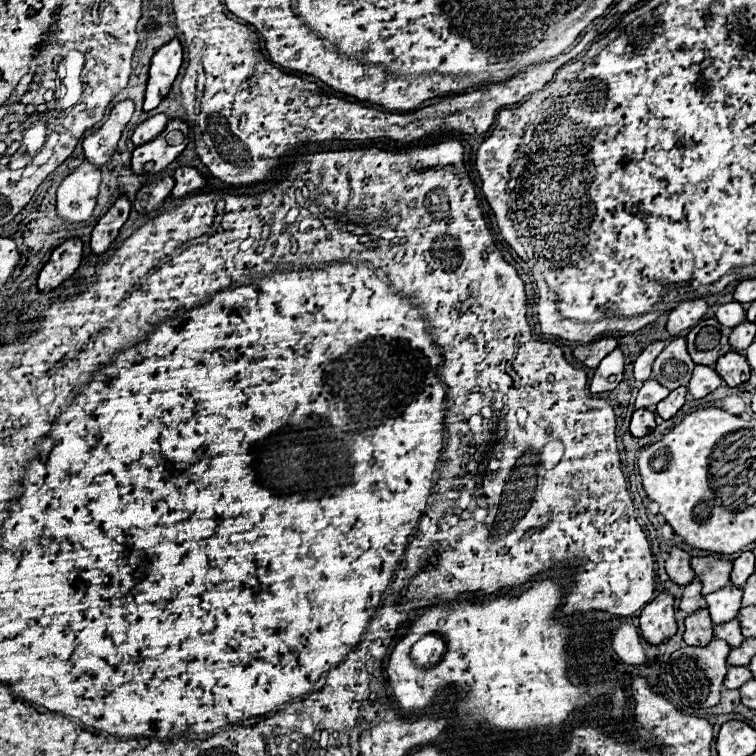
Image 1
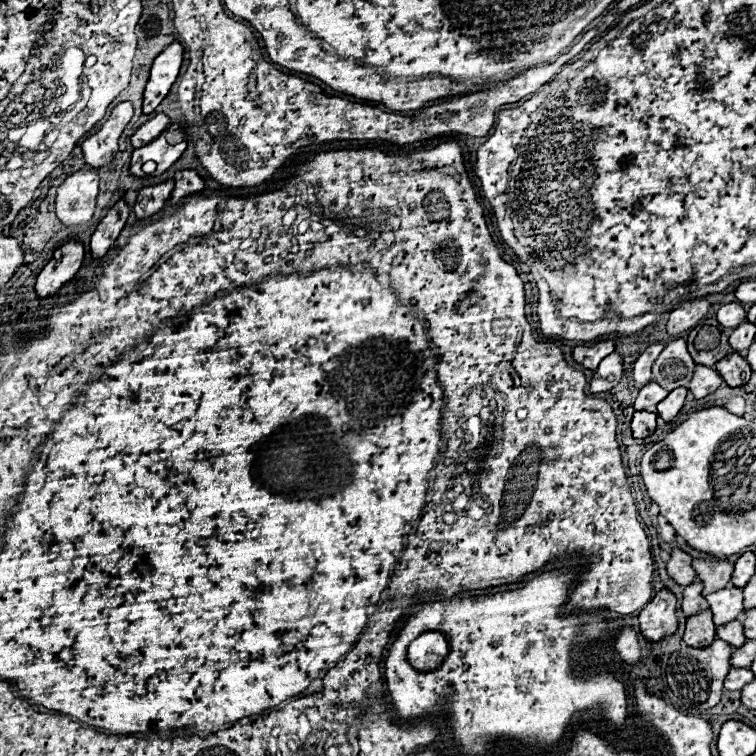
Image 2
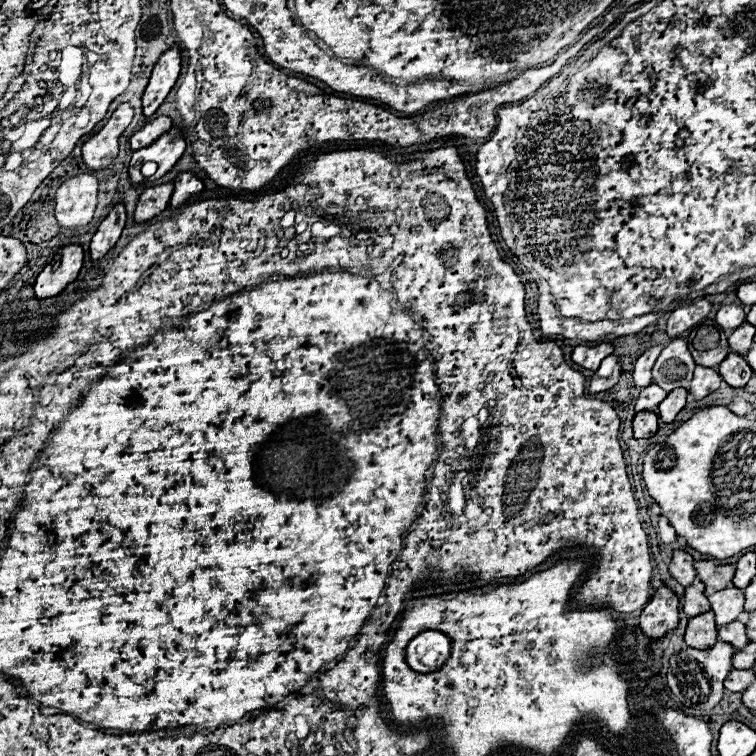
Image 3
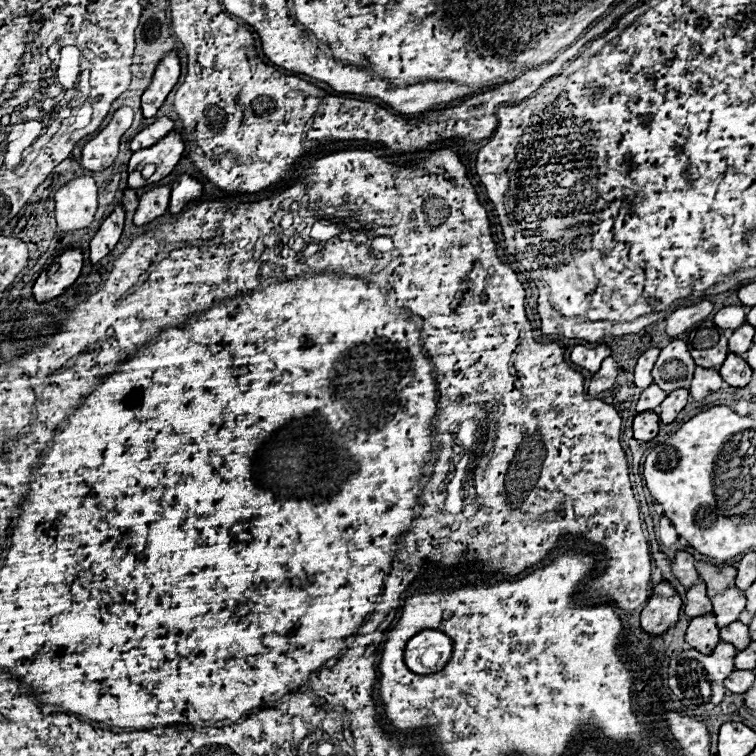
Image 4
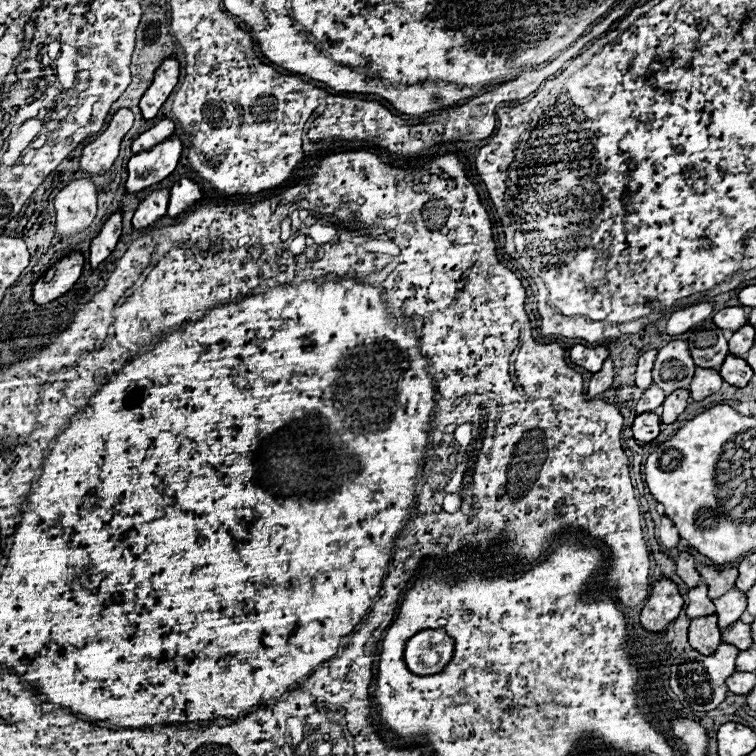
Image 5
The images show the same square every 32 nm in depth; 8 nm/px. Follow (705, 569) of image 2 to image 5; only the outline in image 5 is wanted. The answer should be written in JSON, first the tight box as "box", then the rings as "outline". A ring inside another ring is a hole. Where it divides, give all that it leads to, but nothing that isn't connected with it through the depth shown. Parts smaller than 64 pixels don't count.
{"box":[696,564,738,598],"outline":[[[696,564],[696,570],[708,584],[708,596],[718,598],[720,594],[728,592],[728,588],[734,588],[734,582],[738,578],[736,568],[718,568],[718,566],[706,566],[706,564]]]}

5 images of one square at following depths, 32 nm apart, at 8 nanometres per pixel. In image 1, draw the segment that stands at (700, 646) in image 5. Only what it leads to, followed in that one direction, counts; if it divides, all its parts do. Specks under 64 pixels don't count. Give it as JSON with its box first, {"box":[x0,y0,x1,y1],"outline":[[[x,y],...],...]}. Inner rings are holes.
{"box":[684,610,712,646],"outline":[[[696,610],[694,614],[686,616],[684,620],[686,632],[684,632],[684,642],[690,646],[704,646],[712,638],[712,620],[708,610]]]}

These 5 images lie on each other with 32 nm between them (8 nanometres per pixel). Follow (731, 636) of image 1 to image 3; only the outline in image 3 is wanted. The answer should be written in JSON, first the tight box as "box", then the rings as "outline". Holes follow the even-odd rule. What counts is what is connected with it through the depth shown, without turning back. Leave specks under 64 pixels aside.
{"box":[718,620,748,648],"outline":[[[736,620],[736,622],[730,622],[728,626],[720,626],[720,628],[718,628],[718,640],[724,640],[724,642],[732,644],[734,648],[744,646],[744,642],[748,642],[744,624]]]}

